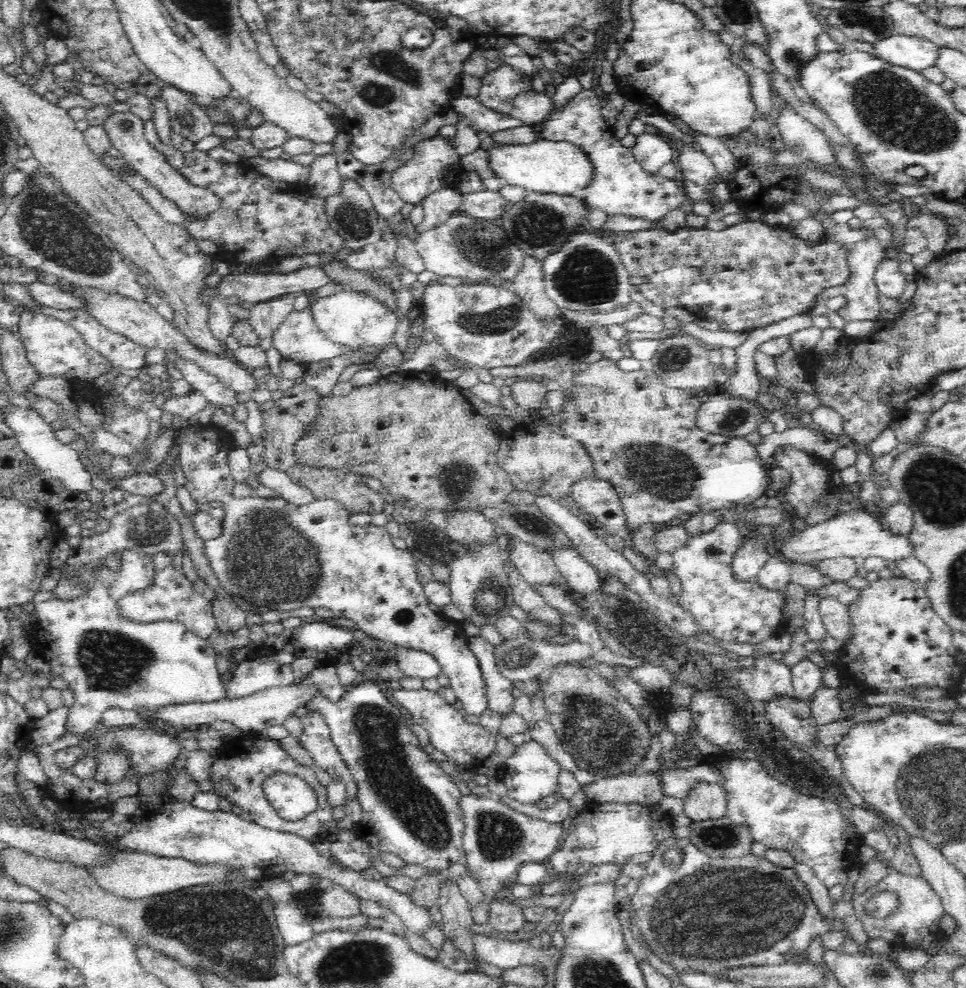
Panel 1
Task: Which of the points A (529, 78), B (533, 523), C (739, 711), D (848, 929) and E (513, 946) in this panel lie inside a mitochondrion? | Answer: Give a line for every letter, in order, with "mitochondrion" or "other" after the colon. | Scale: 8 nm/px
A: other
B: mitochondrion
C: other
D: other
E: other

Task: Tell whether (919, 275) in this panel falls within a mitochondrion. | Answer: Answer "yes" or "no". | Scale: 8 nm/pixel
no

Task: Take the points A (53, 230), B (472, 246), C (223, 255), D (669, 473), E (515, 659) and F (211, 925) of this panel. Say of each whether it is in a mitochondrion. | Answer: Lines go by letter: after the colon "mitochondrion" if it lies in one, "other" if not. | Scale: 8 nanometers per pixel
A: mitochondrion
B: mitochondrion
C: other
D: mitochondrion
E: mitochondrion
F: mitochondrion

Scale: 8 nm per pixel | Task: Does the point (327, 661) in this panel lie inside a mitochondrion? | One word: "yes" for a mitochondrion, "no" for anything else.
no

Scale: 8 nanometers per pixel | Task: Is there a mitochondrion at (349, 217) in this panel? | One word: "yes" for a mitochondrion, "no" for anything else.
yes

